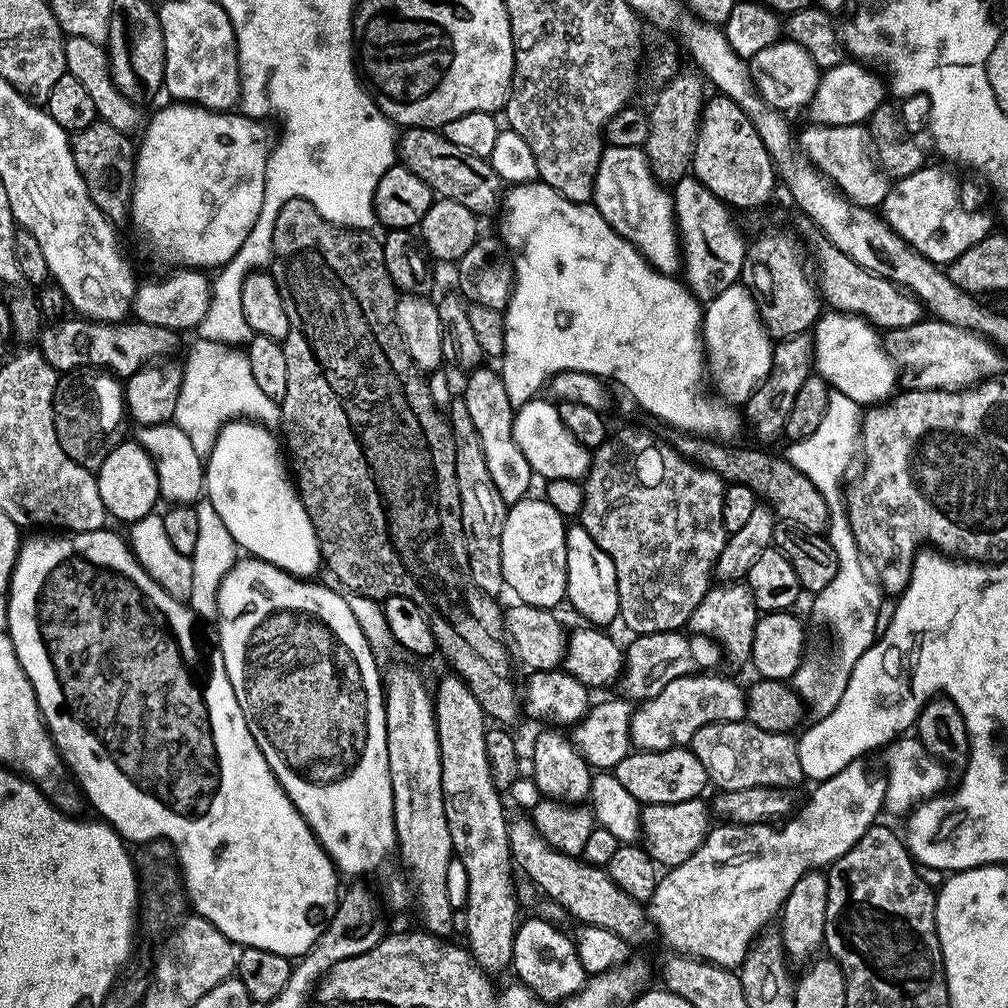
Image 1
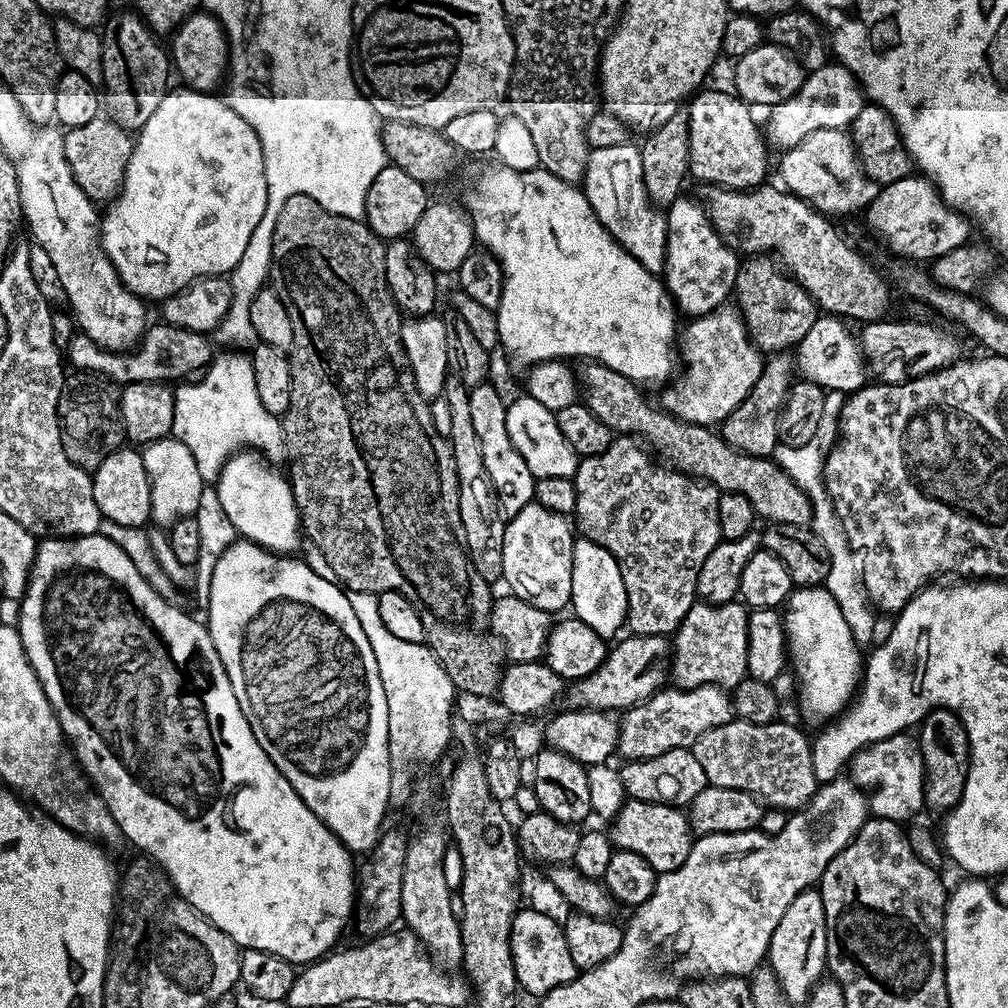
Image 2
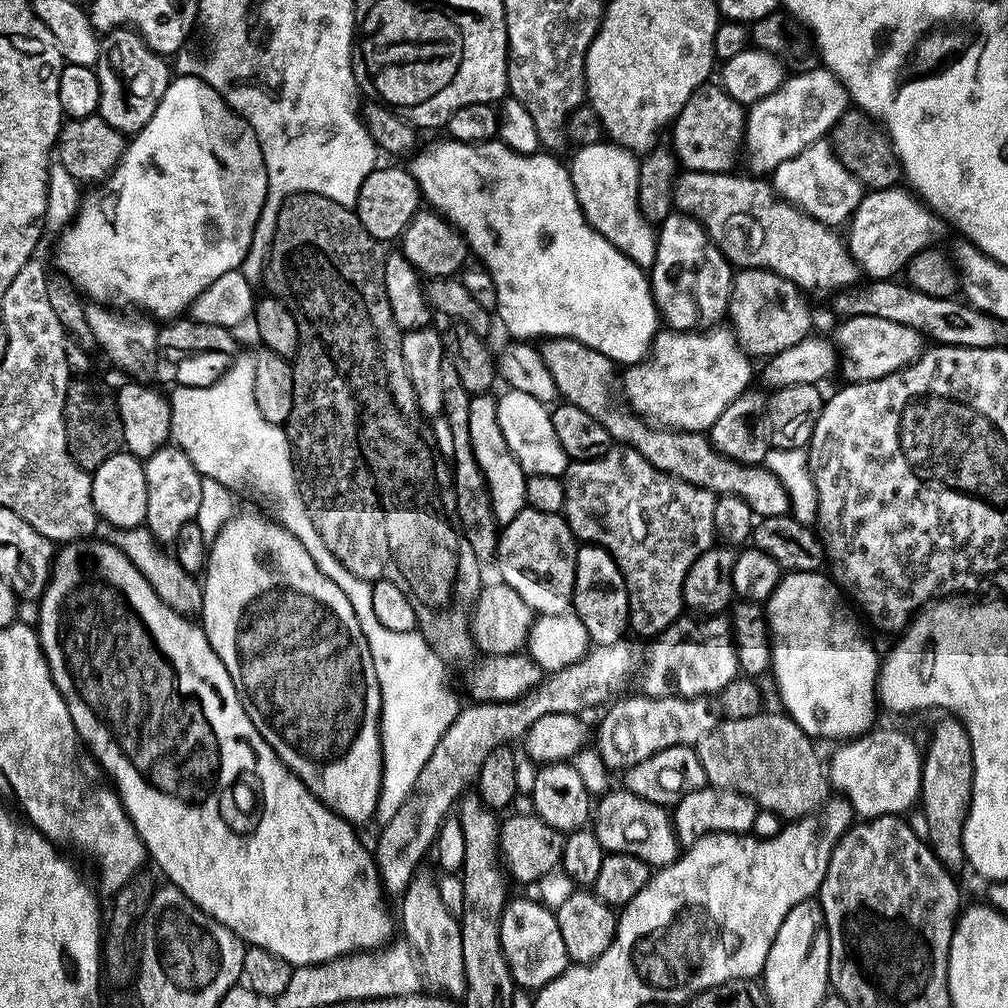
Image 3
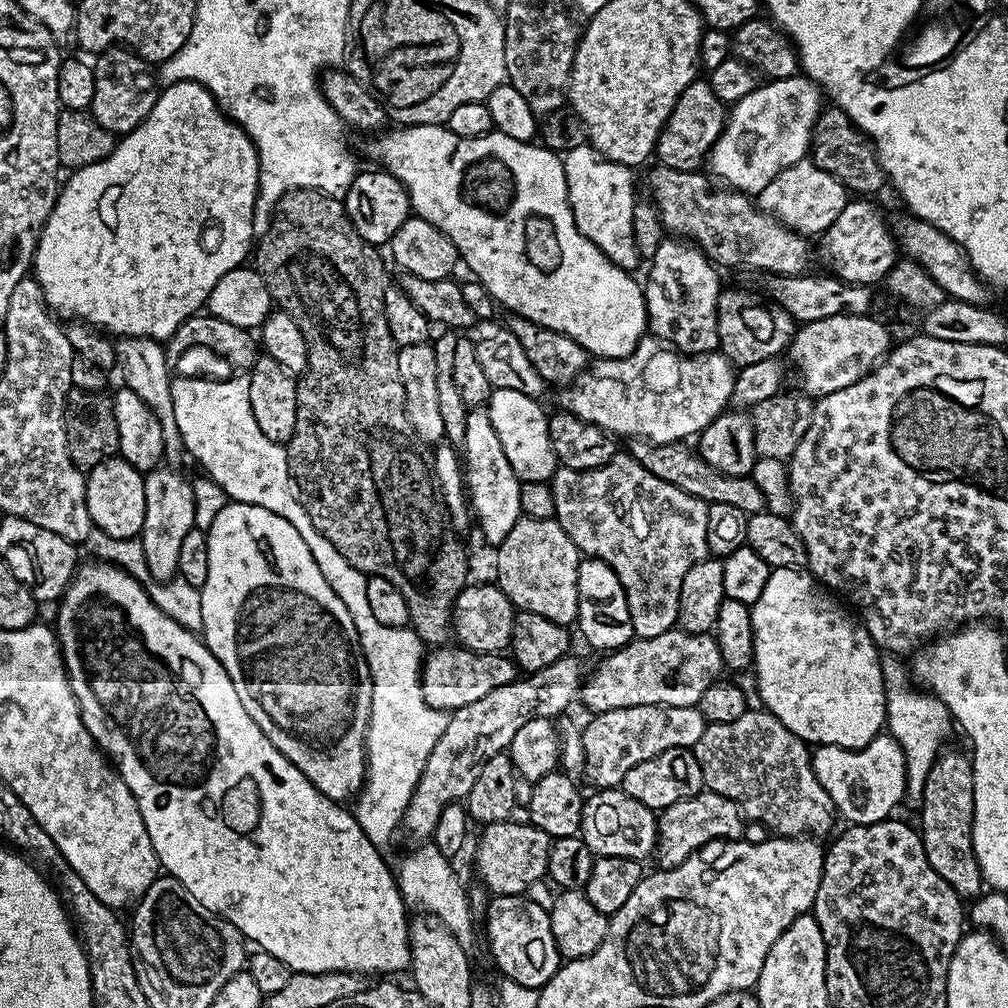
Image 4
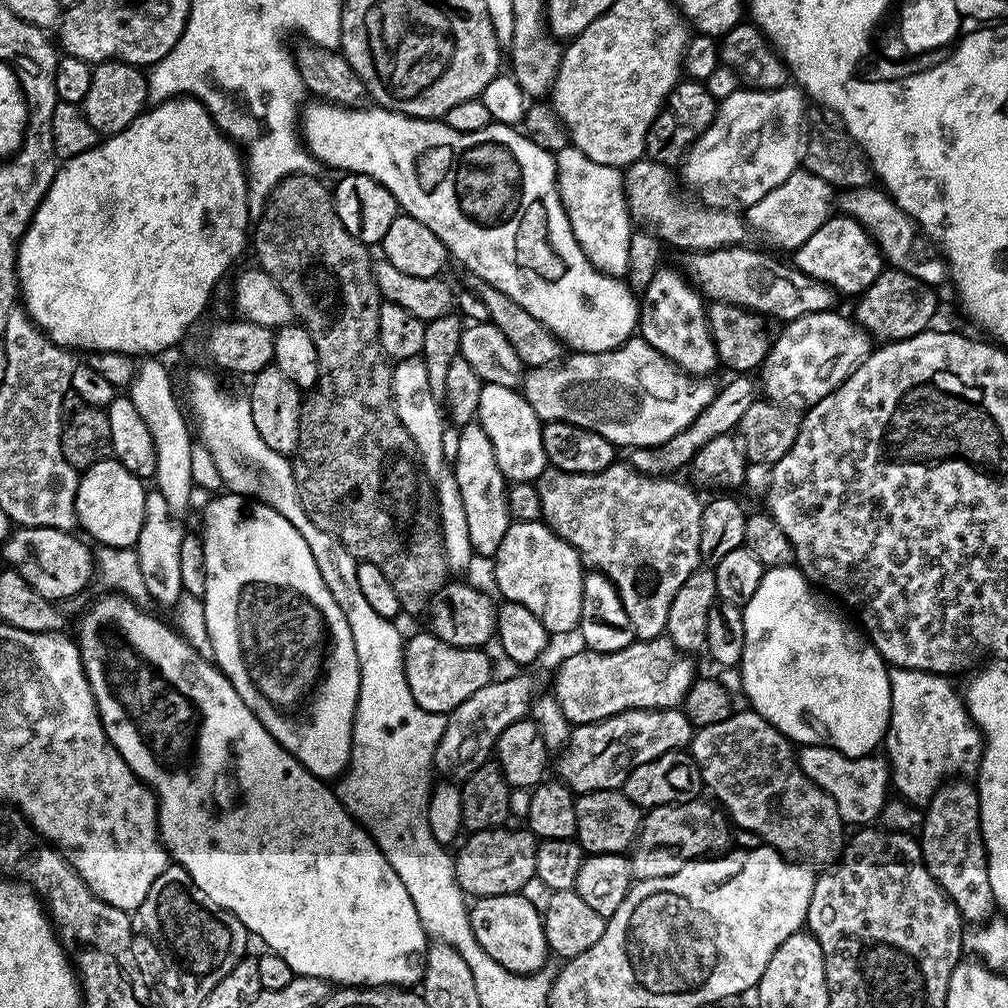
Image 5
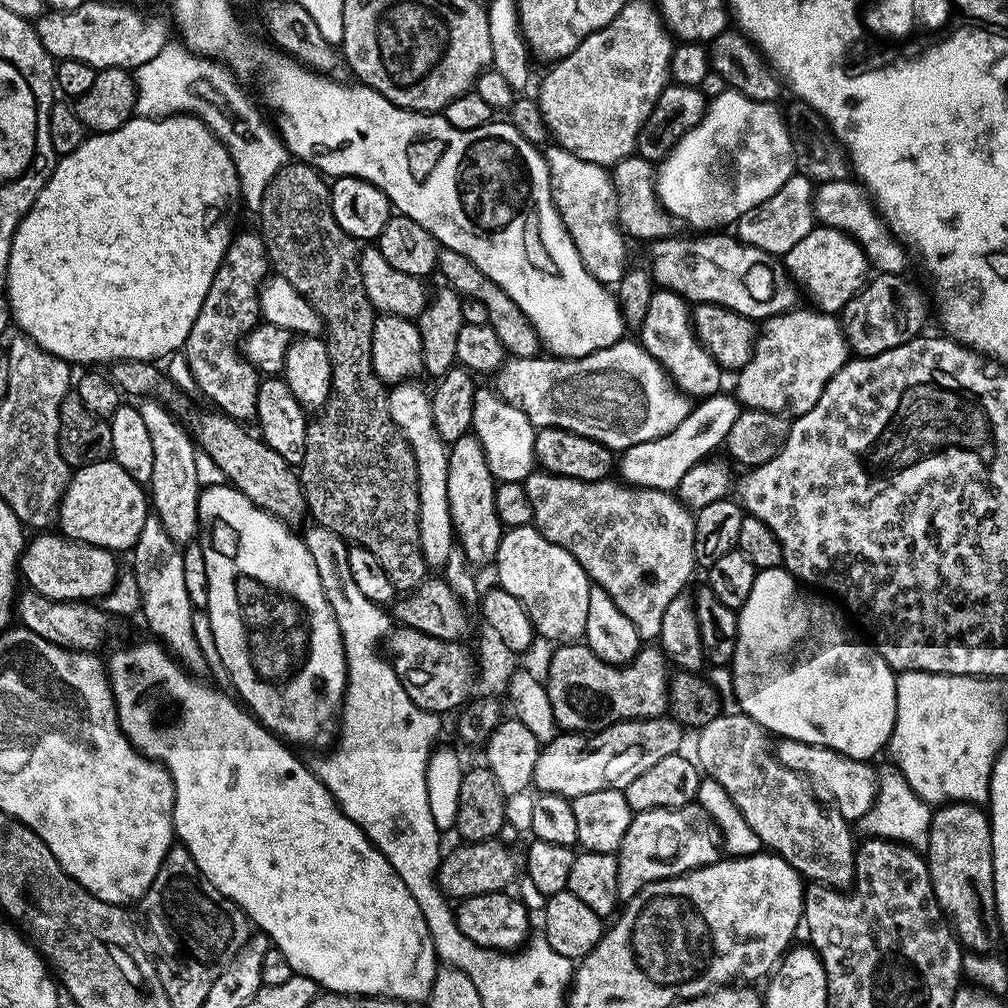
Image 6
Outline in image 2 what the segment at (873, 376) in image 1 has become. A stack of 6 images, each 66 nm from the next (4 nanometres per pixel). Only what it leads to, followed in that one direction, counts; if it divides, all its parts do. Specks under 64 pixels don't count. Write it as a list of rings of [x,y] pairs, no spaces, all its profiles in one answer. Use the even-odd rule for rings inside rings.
[[[824,314],[817,318],[810,330],[806,330],[806,338],[802,338],[794,349],[795,371],[799,375],[801,372],[805,381],[818,384],[829,392],[840,391],[845,394],[851,394],[864,387],[864,353],[860,351],[857,337],[848,333],[847,326],[849,327],[843,319]]]

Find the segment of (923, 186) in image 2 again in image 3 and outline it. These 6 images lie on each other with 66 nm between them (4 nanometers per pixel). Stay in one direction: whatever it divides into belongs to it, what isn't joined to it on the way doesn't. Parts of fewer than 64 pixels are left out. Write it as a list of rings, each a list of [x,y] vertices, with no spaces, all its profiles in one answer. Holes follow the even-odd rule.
[[[907,187],[873,188],[865,191],[864,196],[858,202],[858,206],[852,211],[847,221],[848,236],[846,235],[846,247],[853,263],[869,281],[890,280],[900,275],[907,269],[910,258],[914,258],[920,252],[933,247],[932,240],[936,240],[946,229],[945,221],[941,220],[935,212],[922,203]]]

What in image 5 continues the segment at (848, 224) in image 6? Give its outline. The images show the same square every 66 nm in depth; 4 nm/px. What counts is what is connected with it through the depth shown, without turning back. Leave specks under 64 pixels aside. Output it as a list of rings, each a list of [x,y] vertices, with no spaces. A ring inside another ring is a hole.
[[[880,186],[866,188],[846,188],[839,193],[838,208],[845,216],[857,220],[868,235],[880,247],[888,268],[896,268],[899,272],[910,274],[924,284],[940,286],[949,279],[948,265],[939,251],[922,235],[912,220],[892,201],[892,197]]]

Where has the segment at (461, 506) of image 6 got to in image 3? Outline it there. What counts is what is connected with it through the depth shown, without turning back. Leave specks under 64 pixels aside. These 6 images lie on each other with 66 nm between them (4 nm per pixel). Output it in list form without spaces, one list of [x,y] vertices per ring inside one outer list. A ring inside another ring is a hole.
[[[492,394],[472,397],[470,402],[470,446],[474,450],[474,458],[484,475],[484,484],[488,487],[488,501],[492,504],[493,518],[497,525],[503,526],[510,523],[515,516],[526,507],[526,477],[524,471],[518,466],[518,462],[512,456],[512,452],[506,446],[506,438],[502,438],[502,426],[498,426],[497,397]]]

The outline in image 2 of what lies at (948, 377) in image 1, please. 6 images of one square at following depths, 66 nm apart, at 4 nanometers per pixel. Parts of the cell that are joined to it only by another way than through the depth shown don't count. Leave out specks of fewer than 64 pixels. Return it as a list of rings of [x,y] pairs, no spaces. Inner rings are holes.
[[[892,318],[874,320],[863,325],[858,332],[860,351],[864,353],[867,367],[877,372],[879,379],[886,384],[900,384],[903,380],[914,376],[924,376],[927,372],[937,372],[939,368],[947,368],[949,364],[961,359],[962,352],[952,336],[947,336],[940,328],[932,324],[919,324],[916,320],[900,320],[895,324]]]

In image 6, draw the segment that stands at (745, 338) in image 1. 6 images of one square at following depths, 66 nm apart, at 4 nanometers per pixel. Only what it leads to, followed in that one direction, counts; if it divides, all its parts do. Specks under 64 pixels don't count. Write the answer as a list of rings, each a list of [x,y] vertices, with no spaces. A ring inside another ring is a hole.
[[[628,339],[573,360],[551,354],[505,359],[494,373],[494,390],[506,402],[518,406],[538,430],[559,430],[613,450],[662,438],[688,416],[689,397],[668,379],[664,367],[643,344]]]

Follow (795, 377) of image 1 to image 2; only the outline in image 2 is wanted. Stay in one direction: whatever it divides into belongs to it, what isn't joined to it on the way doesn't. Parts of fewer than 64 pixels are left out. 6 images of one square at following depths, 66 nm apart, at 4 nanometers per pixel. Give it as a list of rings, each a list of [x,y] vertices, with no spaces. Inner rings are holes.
[[[791,351],[773,352],[764,360],[764,368],[758,374],[758,382],[750,386],[750,394],[719,425],[718,431],[724,441],[734,450],[751,456],[771,457],[780,439],[780,411],[793,391],[794,356]]]

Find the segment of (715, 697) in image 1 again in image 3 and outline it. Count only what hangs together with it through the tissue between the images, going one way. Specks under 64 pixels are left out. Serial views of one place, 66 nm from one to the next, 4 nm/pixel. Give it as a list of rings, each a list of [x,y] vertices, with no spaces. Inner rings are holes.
[[[635,695],[617,699],[601,718],[596,732],[594,728],[594,748],[609,770],[630,769],[638,762],[679,744],[694,746],[718,723],[717,709],[713,705],[711,708],[707,699],[683,700],[681,696],[671,696],[655,700],[652,696]]]

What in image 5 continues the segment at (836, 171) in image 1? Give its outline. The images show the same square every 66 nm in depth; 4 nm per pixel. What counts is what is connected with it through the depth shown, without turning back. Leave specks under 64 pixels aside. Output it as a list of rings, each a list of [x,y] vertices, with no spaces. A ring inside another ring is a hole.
[[[803,170],[790,174],[777,188],[770,190],[758,202],[746,210],[746,224],[749,229],[761,232],[780,248],[795,250],[818,230],[834,212],[834,189],[822,178]]]

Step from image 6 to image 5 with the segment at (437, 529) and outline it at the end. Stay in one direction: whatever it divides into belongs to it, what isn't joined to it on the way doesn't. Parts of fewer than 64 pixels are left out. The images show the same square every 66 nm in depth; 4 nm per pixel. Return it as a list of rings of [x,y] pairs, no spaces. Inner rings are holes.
[[[423,359],[400,360],[395,363],[392,369],[392,397],[398,418],[402,426],[406,426],[406,434],[414,438],[414,446],[418,450],[425,473],[429,477],[437,478],[446,471],[444,464],[446,412],[438,399],[437,389],[430,382]]]

